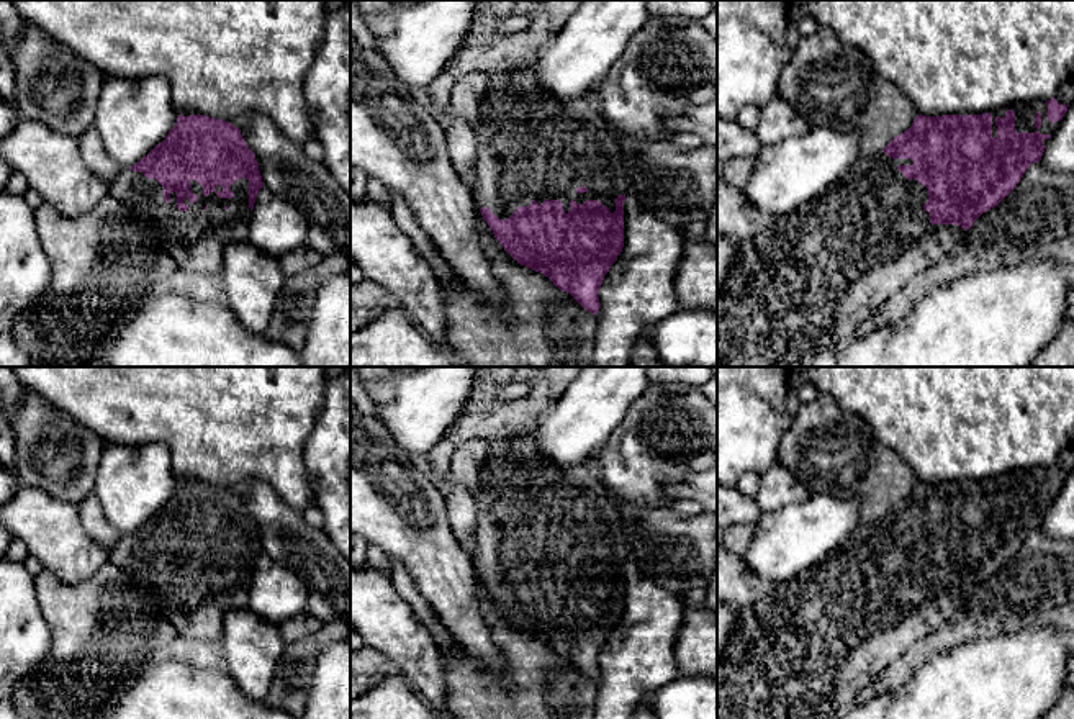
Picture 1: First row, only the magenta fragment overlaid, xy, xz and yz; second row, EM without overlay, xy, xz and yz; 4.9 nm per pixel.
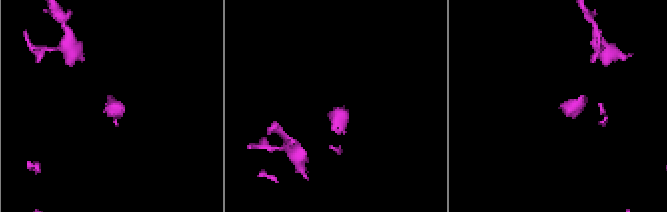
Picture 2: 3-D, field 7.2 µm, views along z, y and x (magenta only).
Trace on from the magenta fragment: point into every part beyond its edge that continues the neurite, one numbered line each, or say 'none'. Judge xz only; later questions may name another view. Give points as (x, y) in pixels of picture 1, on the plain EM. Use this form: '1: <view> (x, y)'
1: xz (531, 513)

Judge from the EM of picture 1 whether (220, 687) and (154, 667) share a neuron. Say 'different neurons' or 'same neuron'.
same neuron

